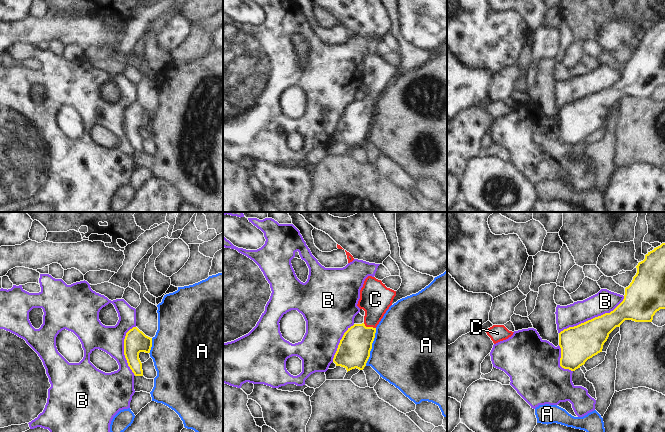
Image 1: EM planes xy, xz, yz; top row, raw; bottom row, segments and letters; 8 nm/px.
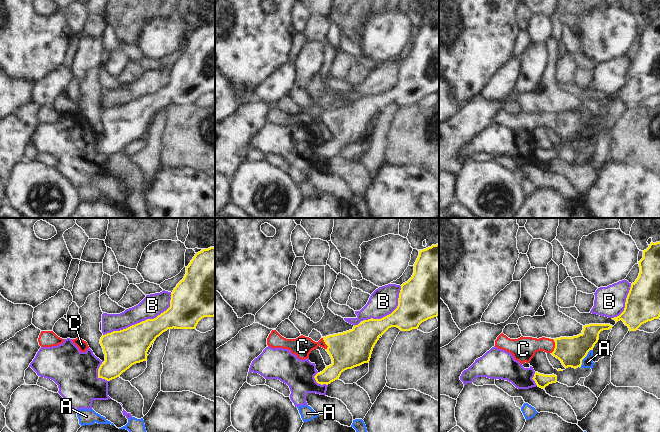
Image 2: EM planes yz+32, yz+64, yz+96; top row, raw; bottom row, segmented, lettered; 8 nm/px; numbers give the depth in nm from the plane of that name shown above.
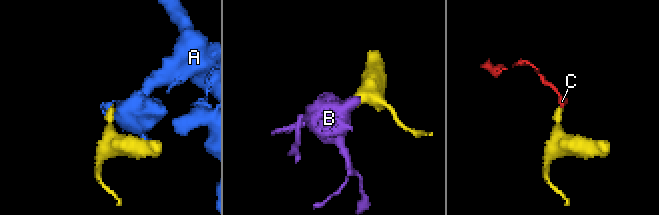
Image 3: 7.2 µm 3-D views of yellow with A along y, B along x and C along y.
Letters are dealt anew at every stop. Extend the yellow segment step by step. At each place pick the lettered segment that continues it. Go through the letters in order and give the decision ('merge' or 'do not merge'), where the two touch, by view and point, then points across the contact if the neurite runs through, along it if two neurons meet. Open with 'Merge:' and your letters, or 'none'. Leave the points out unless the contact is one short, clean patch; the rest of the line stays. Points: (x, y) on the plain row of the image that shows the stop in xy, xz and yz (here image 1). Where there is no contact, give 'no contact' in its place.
Merge: C
A: do not merge; contact xz (371, 123); border xz (376, 104), (370, 132), (365, 141)
B: do not merge; contact yz (593, 94)
C: merge; contact xz (369, 103); way xz (353, 127), (357, 116), (369, 103), (375, 84), (375, 75)

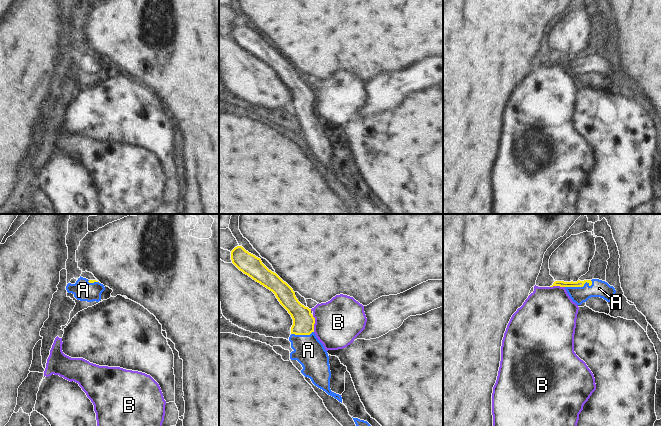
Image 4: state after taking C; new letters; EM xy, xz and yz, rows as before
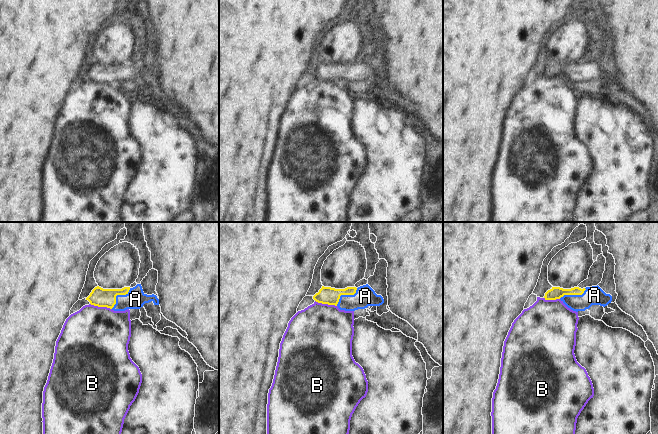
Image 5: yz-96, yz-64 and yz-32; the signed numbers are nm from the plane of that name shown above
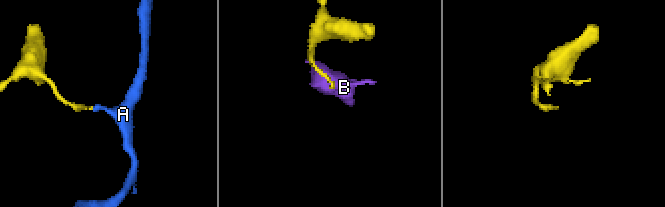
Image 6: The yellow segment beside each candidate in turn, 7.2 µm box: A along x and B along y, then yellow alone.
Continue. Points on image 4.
Merge: A
A: merge; contact yz (579, 62); way yz (579, 59), (579, 62), (599, 64)
B: do not merge; contact xz (314, 99); border xz (312, 91), (314, 94), (314, 107)

